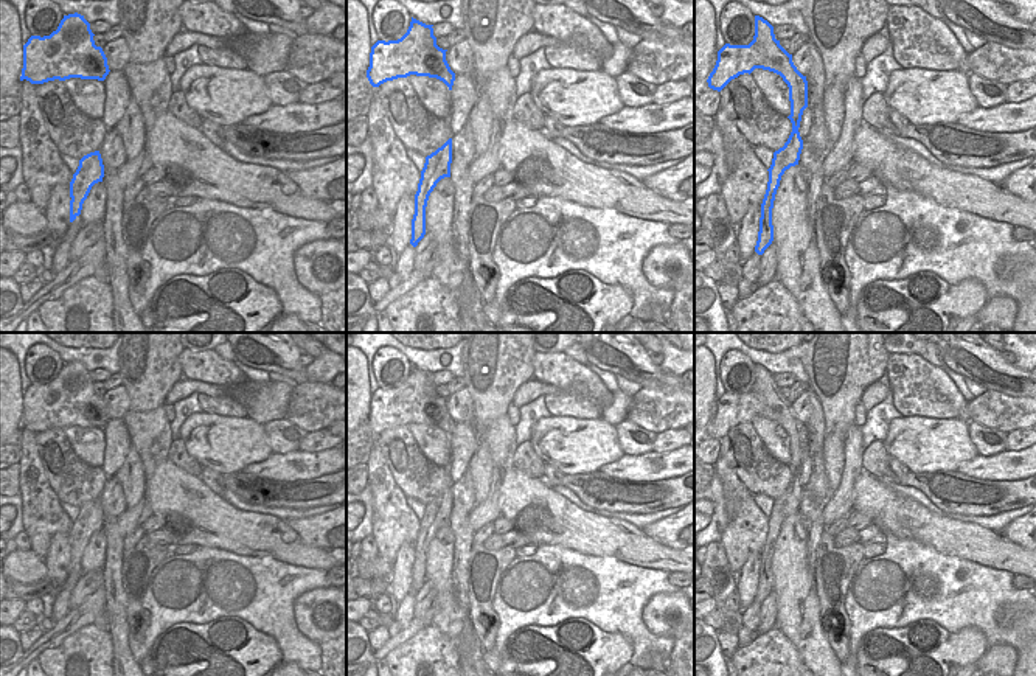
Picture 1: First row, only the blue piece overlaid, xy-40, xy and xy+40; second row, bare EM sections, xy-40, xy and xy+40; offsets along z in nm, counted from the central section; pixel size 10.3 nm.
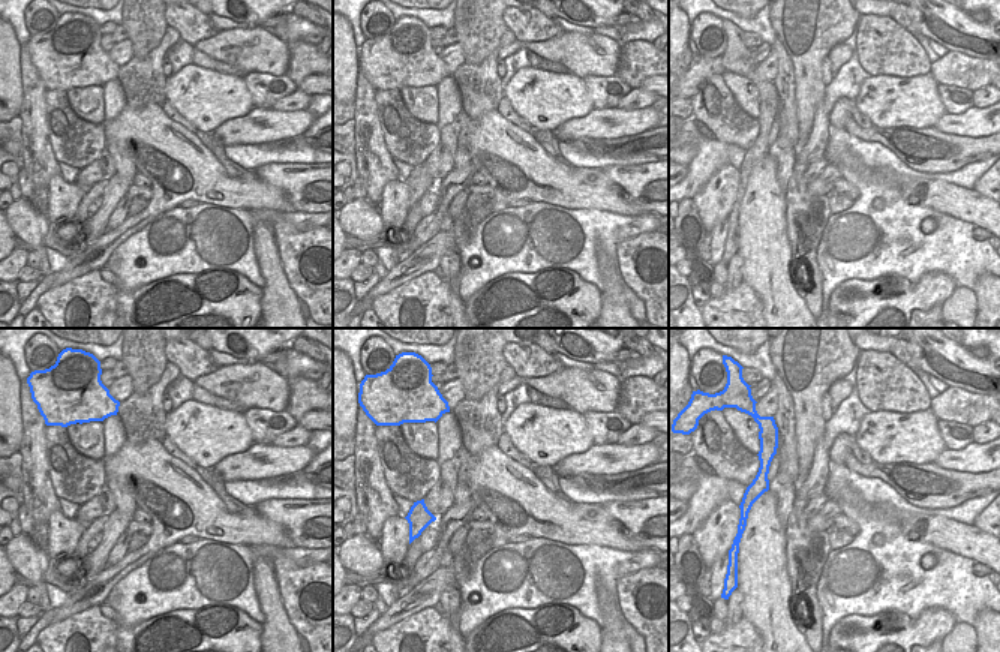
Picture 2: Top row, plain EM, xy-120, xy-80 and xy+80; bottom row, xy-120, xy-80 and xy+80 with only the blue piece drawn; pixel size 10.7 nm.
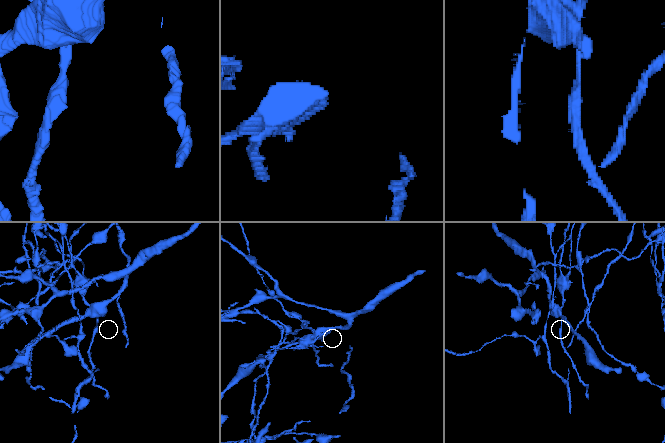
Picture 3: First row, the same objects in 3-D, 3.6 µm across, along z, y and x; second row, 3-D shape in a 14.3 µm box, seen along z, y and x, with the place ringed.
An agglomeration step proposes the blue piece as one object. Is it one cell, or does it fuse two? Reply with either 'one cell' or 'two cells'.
two cells

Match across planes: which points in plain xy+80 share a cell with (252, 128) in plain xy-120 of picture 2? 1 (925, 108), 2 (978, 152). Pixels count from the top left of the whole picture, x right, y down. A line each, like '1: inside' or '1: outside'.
1: outside
2: outside

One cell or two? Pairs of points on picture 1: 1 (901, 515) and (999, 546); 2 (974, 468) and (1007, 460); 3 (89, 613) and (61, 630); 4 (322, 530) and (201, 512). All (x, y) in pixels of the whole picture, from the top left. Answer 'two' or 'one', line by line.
1: one
2: one
3: one
4: two

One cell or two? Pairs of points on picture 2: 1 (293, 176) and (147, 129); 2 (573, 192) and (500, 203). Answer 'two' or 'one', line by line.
1: two
2: one

